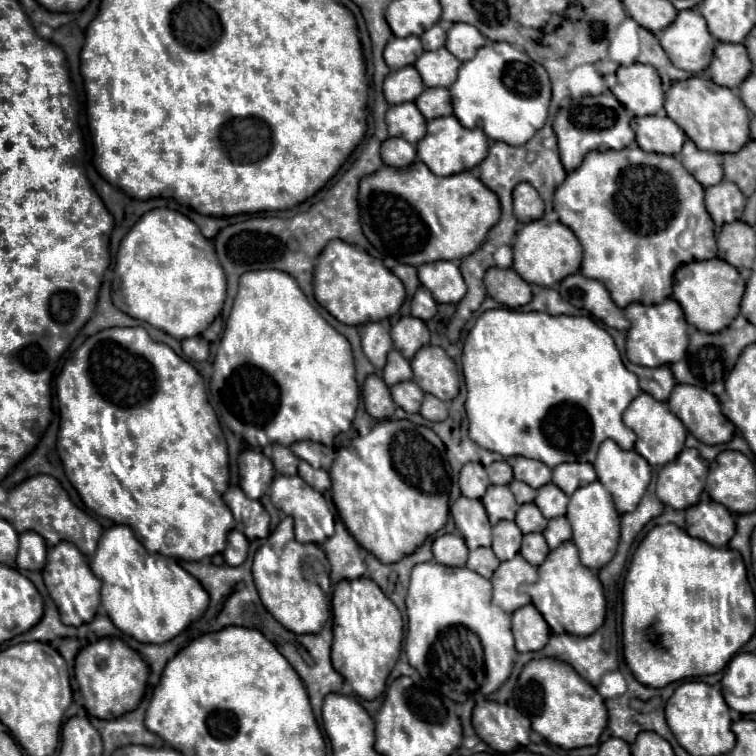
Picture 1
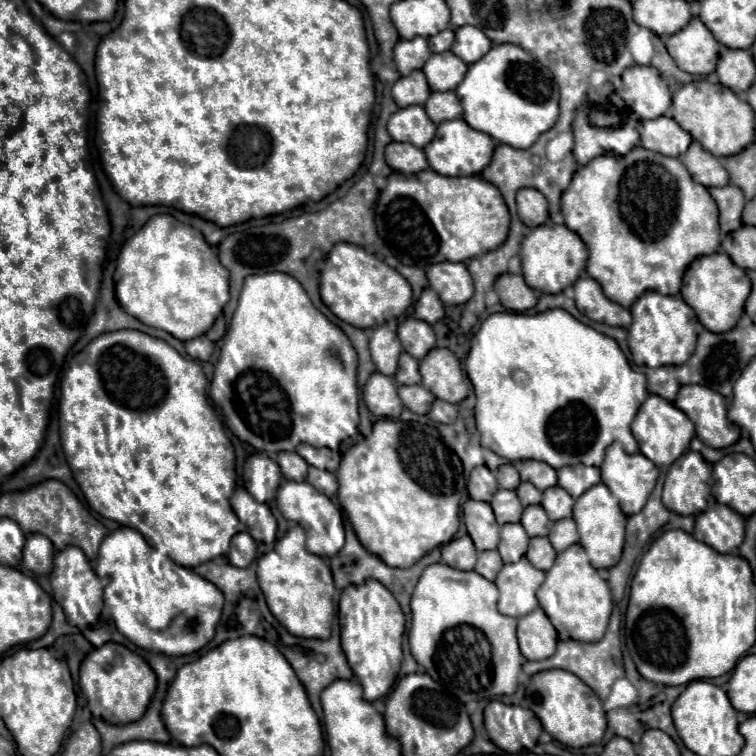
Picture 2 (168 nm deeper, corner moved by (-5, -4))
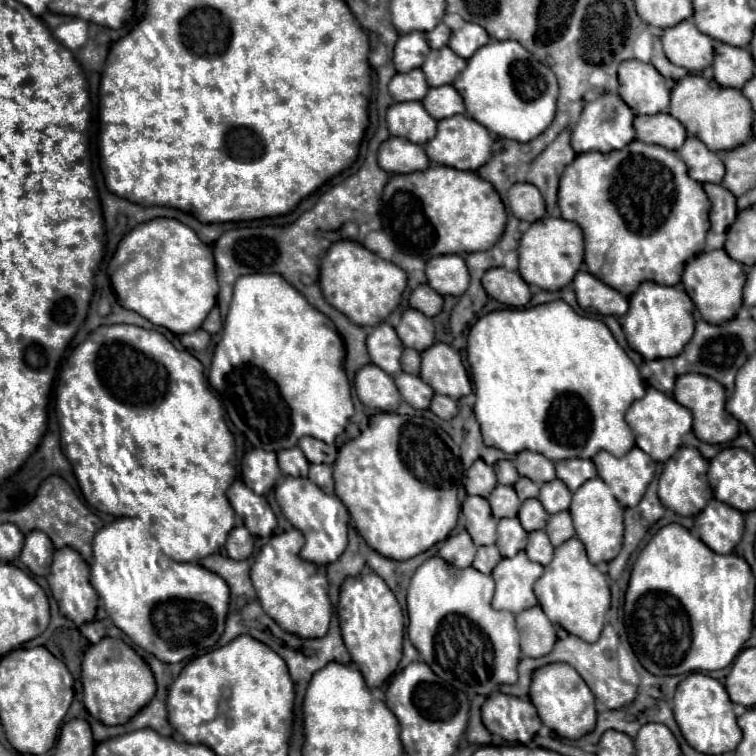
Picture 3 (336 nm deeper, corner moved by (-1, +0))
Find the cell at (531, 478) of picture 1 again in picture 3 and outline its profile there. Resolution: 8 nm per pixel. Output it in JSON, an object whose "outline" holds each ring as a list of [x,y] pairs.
{"outline":[[[520,451],[514,459],[514,465],[516,465],[516,469],[522,477],[528,477],[528,479],[536,481],[538,485],[556,479],[554,463],[550,459],[546,459],[544,455],[540,455],[540,453]]]}

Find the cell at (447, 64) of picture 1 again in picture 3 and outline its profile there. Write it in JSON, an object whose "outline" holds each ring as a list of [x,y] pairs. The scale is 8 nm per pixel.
{"outline":[[[450,47],[430,51],[430,55],[426,57],[426,61],[422,65],[430,87],[454,83],[454,79],[458,77],[458,73],[464,67],[466,67],[466,59],[462,59],[456,53],[452,53]]]}

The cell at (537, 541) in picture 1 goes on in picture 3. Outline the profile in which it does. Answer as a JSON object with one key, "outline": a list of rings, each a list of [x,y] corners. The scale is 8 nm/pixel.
{"outline":[[[536,531],[536,533],[530,533],[530,541],[528,541],[528,547],[526,547],[526,555],[540,563],[540,565],[548,565],[548,561],[552,561],[552,553],[554,553],[554,547],[548,539],[548,535],[544,531]]]}

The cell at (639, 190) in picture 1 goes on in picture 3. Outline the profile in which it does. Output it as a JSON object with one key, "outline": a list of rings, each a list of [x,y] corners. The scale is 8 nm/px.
{"outline":[[[638,139],[612,153],[580,153],[564,169],[558,187],[558,207],[566,221],[578,223],[584,231],[586,269],[606,285],[632,295],[642,281],[678,285],[684,265],[704,251],[708,233],[708,197],[698,181],[688,177],[684,161],[676,151],[648,145]]]}

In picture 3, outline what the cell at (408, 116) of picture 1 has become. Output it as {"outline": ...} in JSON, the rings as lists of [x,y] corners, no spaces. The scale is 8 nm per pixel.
{"outline":[[[420,101],[394,103],[386,113],[388,131],[394,137],[406,137],[412,143],[424,145],[436,135],[438,121],[428,115]]]}

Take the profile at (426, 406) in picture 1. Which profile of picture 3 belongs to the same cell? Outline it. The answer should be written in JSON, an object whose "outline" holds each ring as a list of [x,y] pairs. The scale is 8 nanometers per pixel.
{"outline":[[[434,395],[432,405],[430,405],[430,411],[436,413],[440,419],[452,419],[452,417],[456,417],[458,407],[456,407],[456,401],[454,399],[450,399],[446,395]]]}

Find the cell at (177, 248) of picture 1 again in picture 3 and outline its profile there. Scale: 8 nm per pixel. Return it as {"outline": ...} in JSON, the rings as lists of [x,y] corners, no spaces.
{"outline":[[[152,219],[146,223],[140,223],[134,227],[118,245],[116,255],[112,257],[108,265],[108,277],[112,281],[114,293],[124,309],[136,311],[144,319],[148,319],[152,325],[166,327],[176,335],[196,331],[206,315],[212,311],[216,305],[218,295],[218,281],[216,277],[216,267],[214,267],[214,257],[212,249],[204,245],[196,233],[180,223],[178,219]]]}

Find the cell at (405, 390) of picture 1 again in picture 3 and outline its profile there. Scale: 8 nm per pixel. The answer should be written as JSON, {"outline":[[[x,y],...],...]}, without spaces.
{"outline":[[[398,373],[394,377],[396,381],[396,387],[400,389],[400,395],[402,399],[412,405],[414,409],[428,409],[430,407],[430,401],[434,397],[434,389],[424,383],[418,375],[410,375],[410,373]]]}

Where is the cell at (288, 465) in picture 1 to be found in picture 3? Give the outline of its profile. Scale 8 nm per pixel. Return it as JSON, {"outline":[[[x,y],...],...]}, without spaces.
{"outline":[[[292,447],[292,449],[282,449],[278,453],[278,465],[282,469],[284,475],[290,477],[308,477],[308,459],[304,457],[300,447]]]}

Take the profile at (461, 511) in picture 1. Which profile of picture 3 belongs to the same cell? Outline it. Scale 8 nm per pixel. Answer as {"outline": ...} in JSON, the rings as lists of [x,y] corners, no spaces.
{"outline":[[[466,497],[462,503],[462,513],[466,517],[466,531],[470,533],[474,545],[494,545],[496,543],[496,517],[492,517],[490,505],[484,497]]]}

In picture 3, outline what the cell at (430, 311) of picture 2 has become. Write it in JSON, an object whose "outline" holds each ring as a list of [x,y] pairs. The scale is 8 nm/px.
{"outline":[[[418,285],[410,295],[410,307],[422,311],[428,317],[434,317],[442,309],[442,295],[436,293],[430,285]]]}

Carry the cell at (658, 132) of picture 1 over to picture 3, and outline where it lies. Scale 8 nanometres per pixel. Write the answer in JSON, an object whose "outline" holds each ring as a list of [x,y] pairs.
{"outline":[[[656,113],[656,115],[638,115],[634,119],[636,139],[644,143],[662,145],[666,149],[680,149],[686,141],[686,129],[680,121],[676,121],[670,113]]]}

